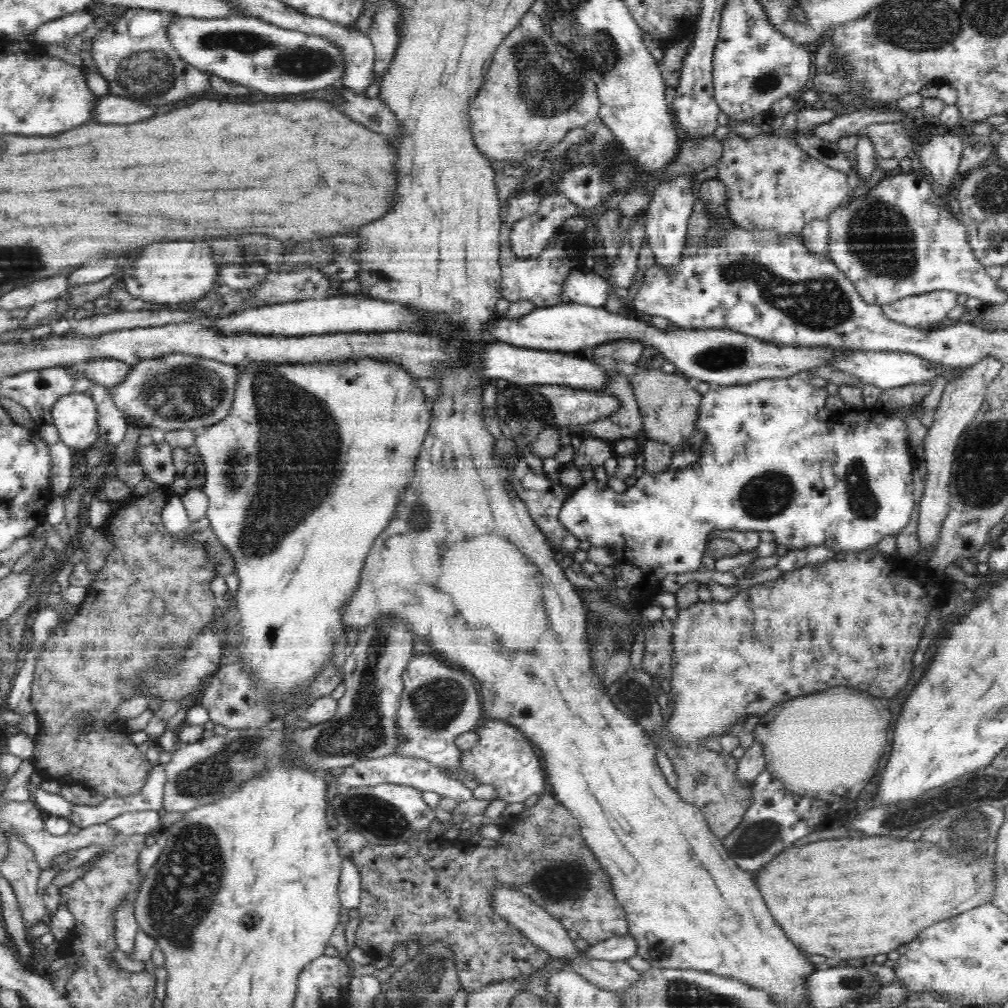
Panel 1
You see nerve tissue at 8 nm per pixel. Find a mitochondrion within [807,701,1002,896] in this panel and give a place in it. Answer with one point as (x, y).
(974, 828)

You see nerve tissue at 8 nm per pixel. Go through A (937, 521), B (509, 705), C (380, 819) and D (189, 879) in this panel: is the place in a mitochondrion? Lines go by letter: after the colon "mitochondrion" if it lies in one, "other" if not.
A: other
B: other
C: mitochondrion
D: mitochondrion

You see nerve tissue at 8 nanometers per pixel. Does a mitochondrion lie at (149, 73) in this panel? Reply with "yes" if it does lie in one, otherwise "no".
yes

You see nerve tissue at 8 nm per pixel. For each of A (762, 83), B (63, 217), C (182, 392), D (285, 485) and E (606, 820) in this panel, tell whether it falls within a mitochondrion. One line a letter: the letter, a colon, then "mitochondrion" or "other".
A: mitochondrion
B: other
C: mitochondrion
D: mitochondrion
E: other

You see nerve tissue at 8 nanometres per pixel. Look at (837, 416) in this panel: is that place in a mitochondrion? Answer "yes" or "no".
no

